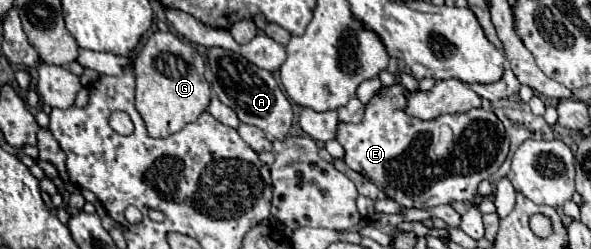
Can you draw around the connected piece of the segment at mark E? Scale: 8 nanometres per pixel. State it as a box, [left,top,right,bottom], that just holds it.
[337,82,509,210]

